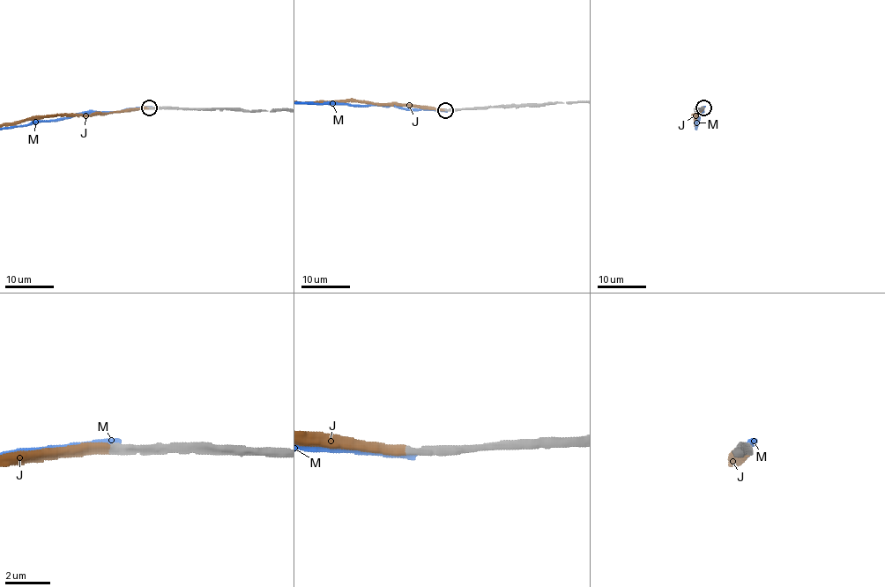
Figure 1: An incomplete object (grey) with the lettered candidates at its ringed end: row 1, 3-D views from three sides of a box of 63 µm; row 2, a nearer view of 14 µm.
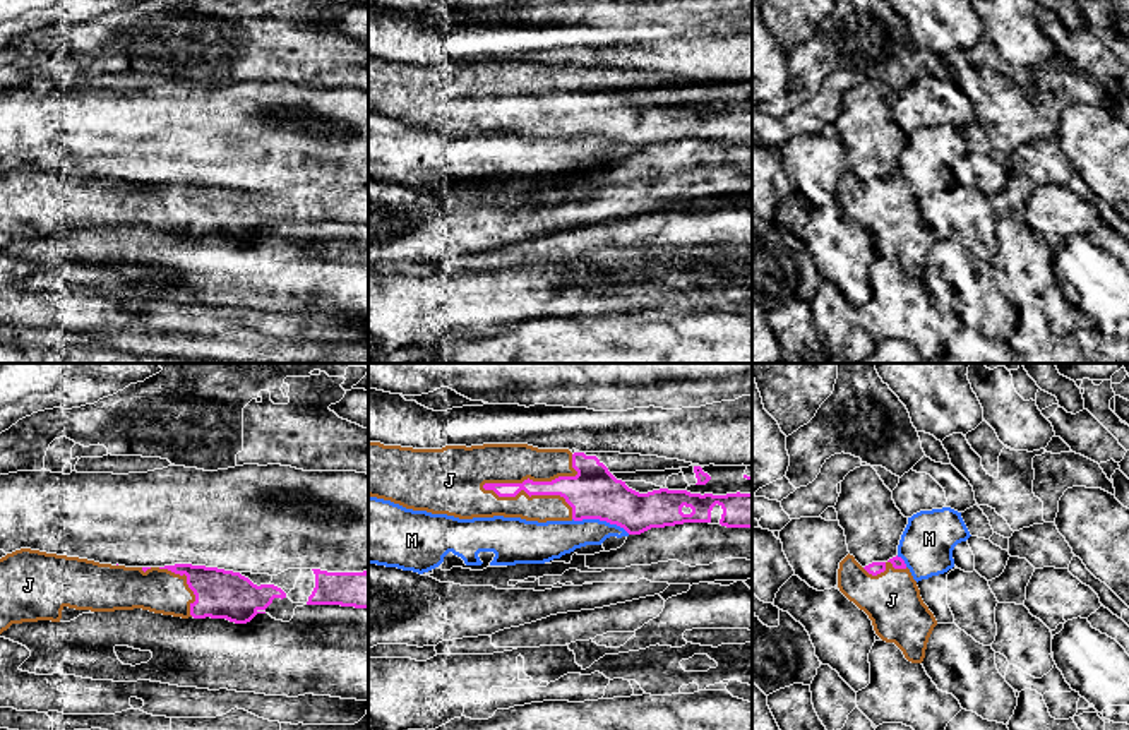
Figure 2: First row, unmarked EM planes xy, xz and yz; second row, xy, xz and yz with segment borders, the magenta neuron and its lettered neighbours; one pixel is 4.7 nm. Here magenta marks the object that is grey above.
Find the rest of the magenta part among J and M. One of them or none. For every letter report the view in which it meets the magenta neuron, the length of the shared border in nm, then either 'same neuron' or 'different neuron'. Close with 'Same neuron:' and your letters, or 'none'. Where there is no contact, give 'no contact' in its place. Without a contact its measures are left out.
J: meets magenta in xz; contact 460 nm long; same neuron
M: meets magenta in xz; contact 280 nm long; different neuron
Same neuron: J

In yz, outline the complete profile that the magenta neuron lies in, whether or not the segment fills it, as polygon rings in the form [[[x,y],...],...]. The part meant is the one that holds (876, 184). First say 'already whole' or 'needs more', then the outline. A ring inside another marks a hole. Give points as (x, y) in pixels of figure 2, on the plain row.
needs more | [[[848,170],[839,178],[838,204],[869,231],[882,257],[894,259],[908,278],[923,278],[937,236],[901,173],[862,183]]]

